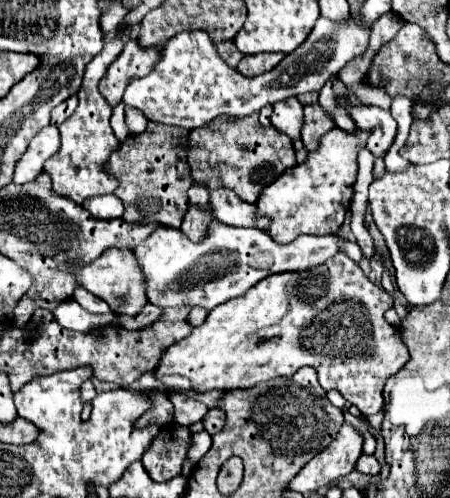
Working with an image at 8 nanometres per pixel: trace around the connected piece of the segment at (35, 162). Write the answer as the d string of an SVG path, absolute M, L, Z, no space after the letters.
M56 126L44 127L30 142L28 150L20 158L16 172L14 172L14 184L32 182L40 172L48 158L52 158L60 147L60 134Z

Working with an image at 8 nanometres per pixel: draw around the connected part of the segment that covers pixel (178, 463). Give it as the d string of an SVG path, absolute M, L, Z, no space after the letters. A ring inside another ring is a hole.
M170 424L160 430L152 446L142 458L142 464L154 482L168 482L180 474L190 444L188 428Z

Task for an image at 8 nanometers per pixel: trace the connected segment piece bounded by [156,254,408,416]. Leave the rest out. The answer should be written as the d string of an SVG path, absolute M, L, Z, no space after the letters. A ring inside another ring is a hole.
M336 254L330 262L314 266L314 270L272 274L254 284L254 290L248 290L244 296L210 310L202 326L194 328L182 342L166 350L156 368L156 378L184 390L182 392L208 392L214 388L226 392L234 388L252 388L258 382L278 376L292 376L298 368L312 366L324 390L338 390L350 404L358 406L364 416L372 416L384 406L384 382L408 362L408 350L400 340L398 328L390 326L384 318L384 312L392 308L392 304L392 296L372 284L364 276L360 264L346 258L346 254ZM348 348L354 348L354 356L348 356Z

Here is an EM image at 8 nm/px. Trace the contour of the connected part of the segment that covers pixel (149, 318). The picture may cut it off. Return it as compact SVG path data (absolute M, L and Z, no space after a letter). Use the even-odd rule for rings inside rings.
M146 304L140 316L136 316L136 318L118 318L118 324L126 330L142 330L146 326L152 326L160 316L162 316L162 310L158 306Z

